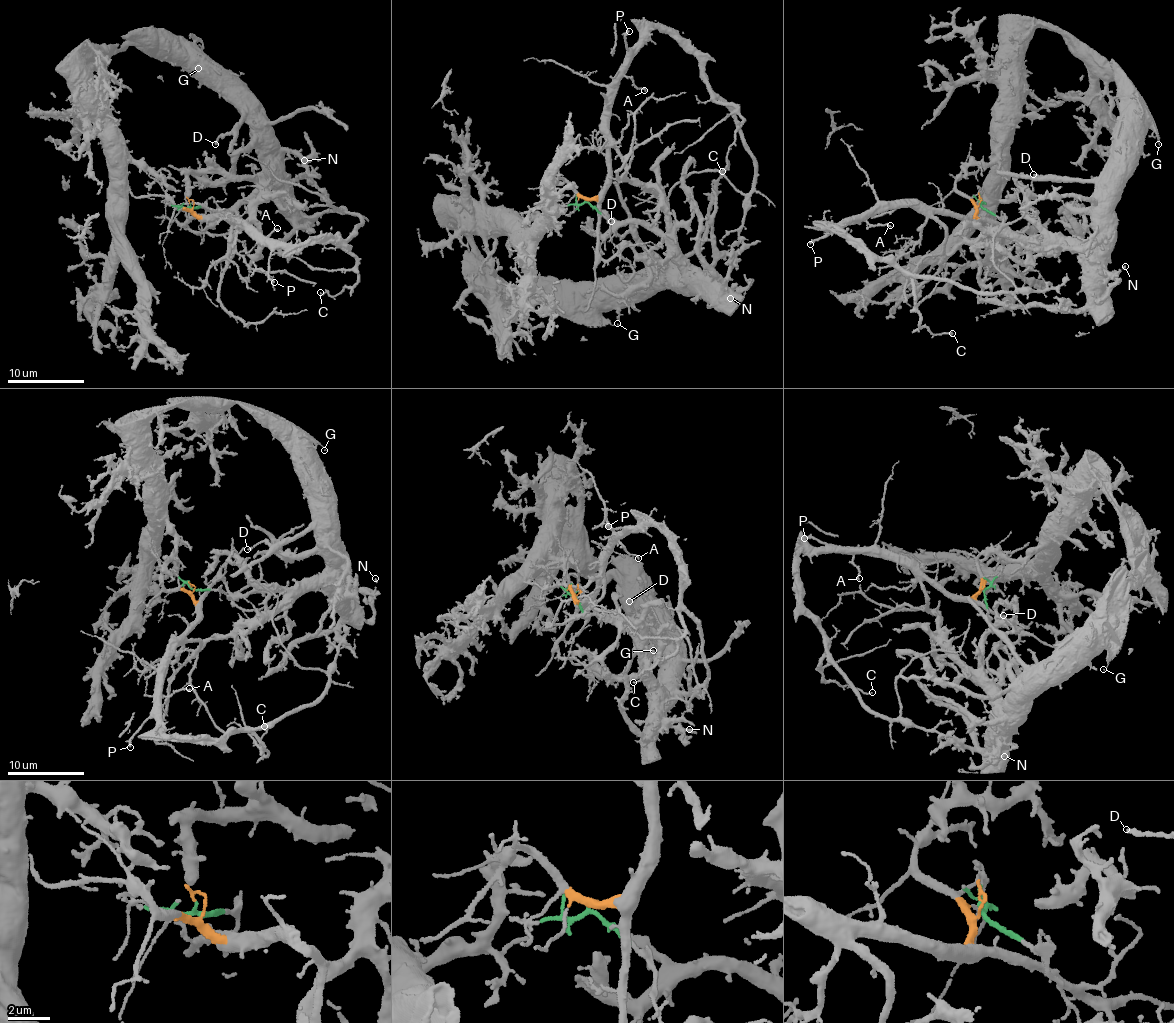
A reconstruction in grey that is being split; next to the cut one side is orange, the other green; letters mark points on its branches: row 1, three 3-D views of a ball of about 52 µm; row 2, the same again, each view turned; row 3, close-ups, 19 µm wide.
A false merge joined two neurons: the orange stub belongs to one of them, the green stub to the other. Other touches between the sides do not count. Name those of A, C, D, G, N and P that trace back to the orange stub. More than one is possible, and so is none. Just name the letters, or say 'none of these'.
A, C, P

